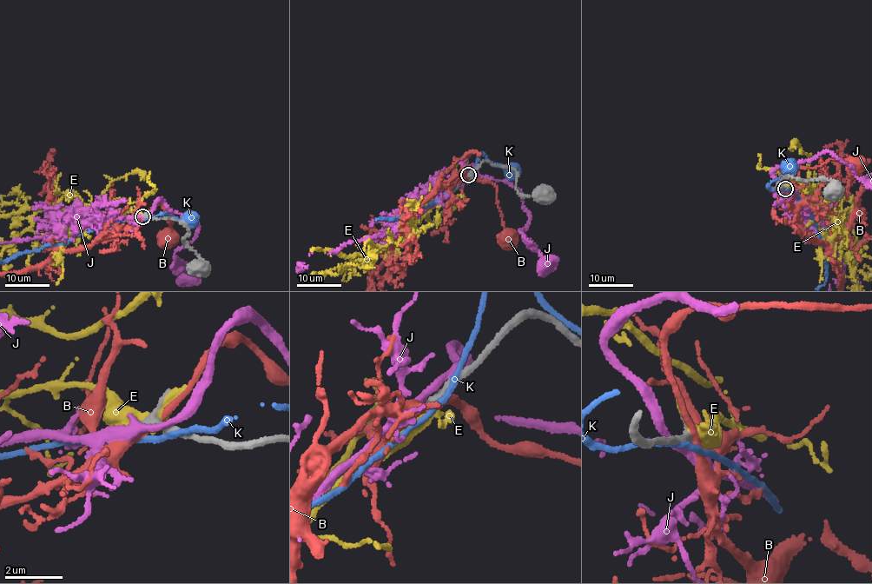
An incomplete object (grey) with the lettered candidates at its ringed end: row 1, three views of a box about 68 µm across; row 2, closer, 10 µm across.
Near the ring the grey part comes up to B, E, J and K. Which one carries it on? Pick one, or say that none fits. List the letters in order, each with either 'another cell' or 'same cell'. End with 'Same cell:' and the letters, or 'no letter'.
B: another cell
E: another cell
J: another cell
K: another cell
Same cell: no letter

